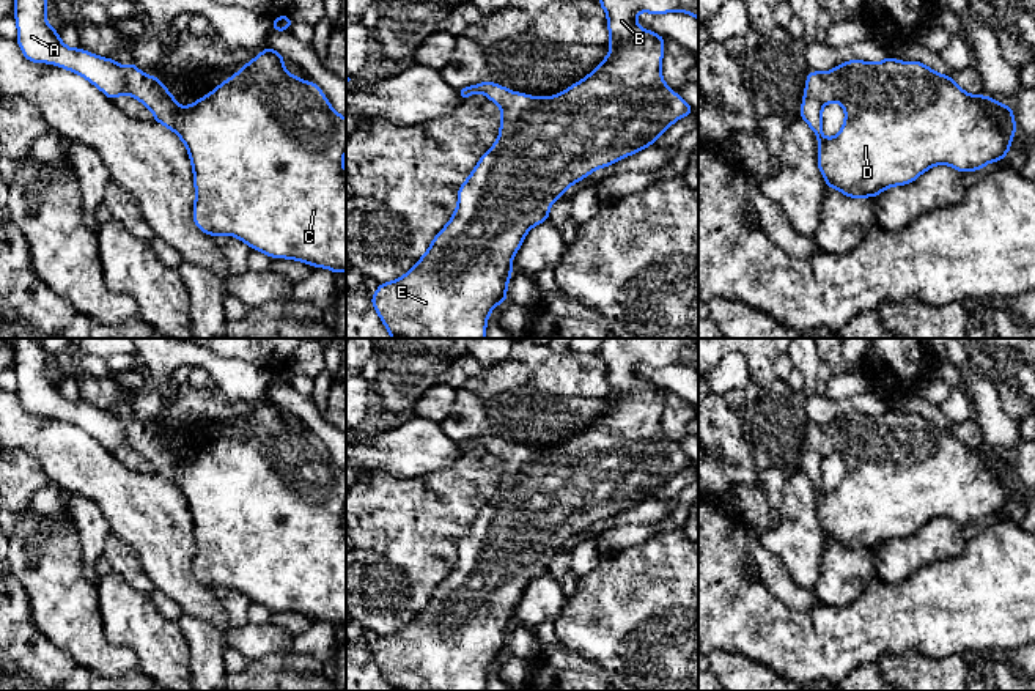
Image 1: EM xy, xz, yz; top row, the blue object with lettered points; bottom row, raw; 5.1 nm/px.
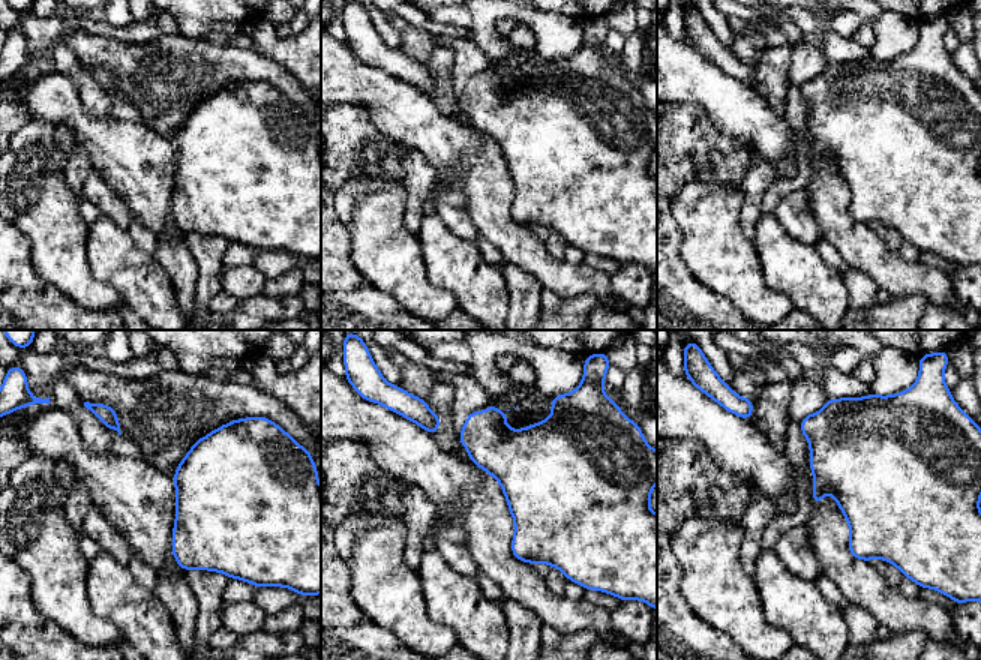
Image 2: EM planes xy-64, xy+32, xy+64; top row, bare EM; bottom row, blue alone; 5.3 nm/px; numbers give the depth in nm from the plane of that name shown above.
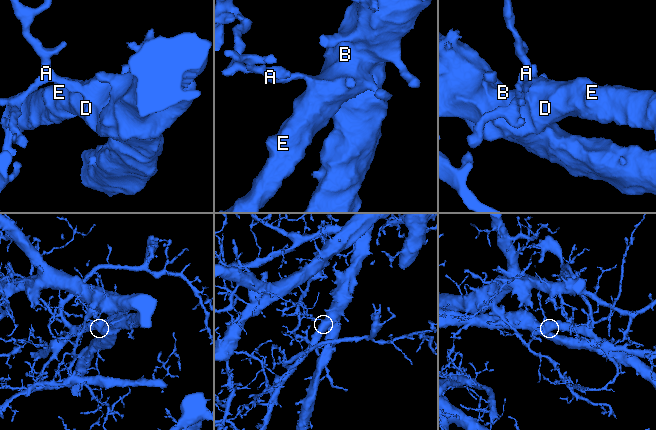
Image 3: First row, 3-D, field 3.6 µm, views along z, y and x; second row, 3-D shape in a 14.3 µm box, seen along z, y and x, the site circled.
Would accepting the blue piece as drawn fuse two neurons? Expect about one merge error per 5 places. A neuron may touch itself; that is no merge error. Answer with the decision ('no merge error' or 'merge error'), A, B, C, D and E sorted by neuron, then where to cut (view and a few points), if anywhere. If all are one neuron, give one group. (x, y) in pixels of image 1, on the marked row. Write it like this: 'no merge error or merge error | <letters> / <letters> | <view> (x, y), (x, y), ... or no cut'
no merge error | A B C D E | no cut

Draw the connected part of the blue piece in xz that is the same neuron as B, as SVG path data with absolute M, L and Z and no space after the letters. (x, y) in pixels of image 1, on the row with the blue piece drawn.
M598 0L607 14L610 31L609 55L580 82L551 98L529 96L511 91L494 82L483 82L458 90L466 101L483 93L502 110L500 134L481 156L470 176L458 189L458 206L453 217L436 235L425 255L401 277L379 283L370 297L376 313L392 338L486 338L486 323L497 304L506 304L508 280L513 274L511 260L518 253L530 228L549 220L552 203L565 190L591 172L610 167L650 145L676 120L695 115L692 107L662 79L661 63L667 38L635 24L640 11L667 14L680 11L698 20L698 0Z

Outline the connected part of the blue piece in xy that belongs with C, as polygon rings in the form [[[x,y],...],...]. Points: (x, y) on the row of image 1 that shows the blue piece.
[[[14,0],[14,3],[16,41],[28,61],[49,63],[72,71],[112,101],[121,94],[134,96],[153,112],[154,121],[171,129],[182,140],[193,170],[192,217],[198,230],[211,236],[231,235],[271,258],[296,260],[313,268],[330,269],[335,274],[346,272],[346,170],[343,168],[346,118],[332,109],[315,82],[305,82],[289,74],[283,68],[285,57],[280,52],[266,47],[209,94],[192,105],[179,107],[162,80],[149,74],[145,76],[134,61],[120,66],[113,58],[98,57],[82,47],[64,46],[57,30],[46,20],[49,0]]]

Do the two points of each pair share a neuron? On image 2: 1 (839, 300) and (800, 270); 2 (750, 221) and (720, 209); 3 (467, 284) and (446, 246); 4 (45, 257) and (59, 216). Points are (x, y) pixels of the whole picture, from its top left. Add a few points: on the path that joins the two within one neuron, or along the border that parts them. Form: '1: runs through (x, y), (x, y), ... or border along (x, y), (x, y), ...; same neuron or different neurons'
1: runs through (830, 300), (809, 279); same neuron
2: border along (738, 188), (741, 194), (740, 228), (750, 239); different neurons
3: runs through (465, 275), (446, 255); same neuron
4: runs through (56, 246), (57, 227); same neuron

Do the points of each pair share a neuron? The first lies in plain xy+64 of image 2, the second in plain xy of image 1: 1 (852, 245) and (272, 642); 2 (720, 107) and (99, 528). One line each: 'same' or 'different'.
1: same
2: different

